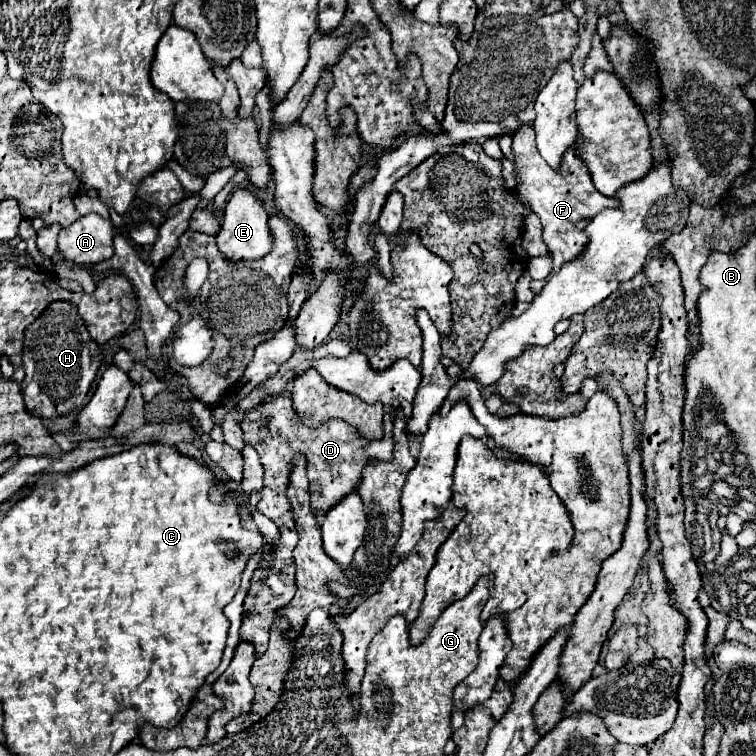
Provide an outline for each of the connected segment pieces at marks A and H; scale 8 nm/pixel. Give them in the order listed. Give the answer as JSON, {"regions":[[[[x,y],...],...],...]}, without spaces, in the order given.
{"regions":[[[[98,214],[80,216],[72,226],[62,228],[58,236],[58,252],[76,266],[90,266],[112,258],[112,238],[116,228]]],[[[62,300],[52,302],[24,332],[22,366],[24,366],[26,376],[20,384],[20,388],[22,388],[28,410],[40,418],[58,418],[76,408],[82,408],[86,404],[88,390],[96,378],[100,364],[102,364],[102,348],[96,346],[96,342],[84,328],[84,320],[80,320],[78,308],[72,306],[70,302],[62,302]]]]}

